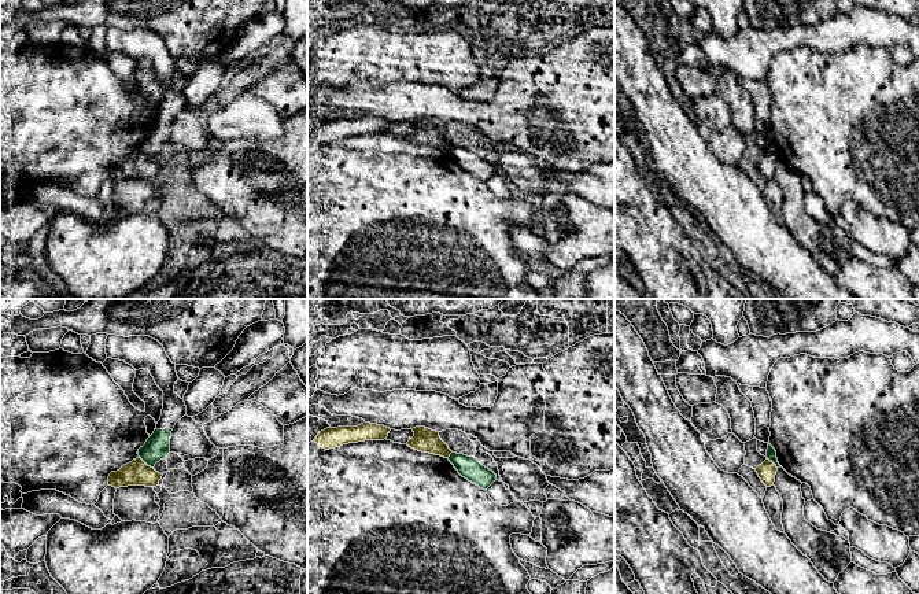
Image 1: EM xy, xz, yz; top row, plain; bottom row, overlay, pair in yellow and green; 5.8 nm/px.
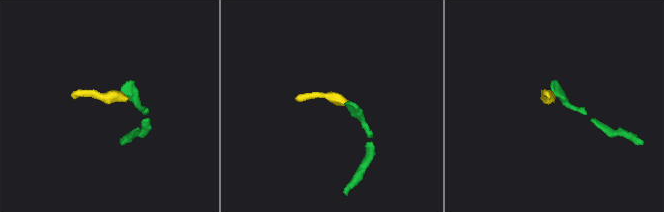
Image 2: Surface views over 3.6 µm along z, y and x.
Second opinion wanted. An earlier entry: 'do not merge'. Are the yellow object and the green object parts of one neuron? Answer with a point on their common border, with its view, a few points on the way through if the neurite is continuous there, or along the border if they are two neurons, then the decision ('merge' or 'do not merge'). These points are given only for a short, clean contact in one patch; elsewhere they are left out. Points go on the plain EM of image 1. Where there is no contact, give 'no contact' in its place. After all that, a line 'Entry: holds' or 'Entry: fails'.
xy (144, 155) | along xy (139, 148), (152, 161) | do not merge
Entry: holds

